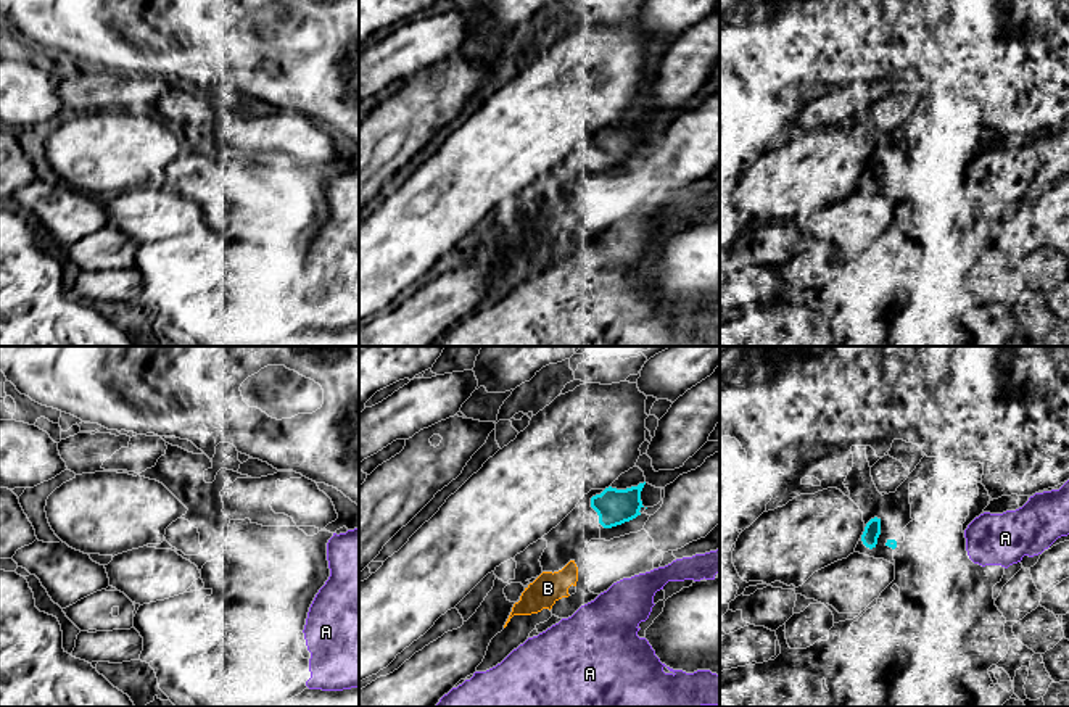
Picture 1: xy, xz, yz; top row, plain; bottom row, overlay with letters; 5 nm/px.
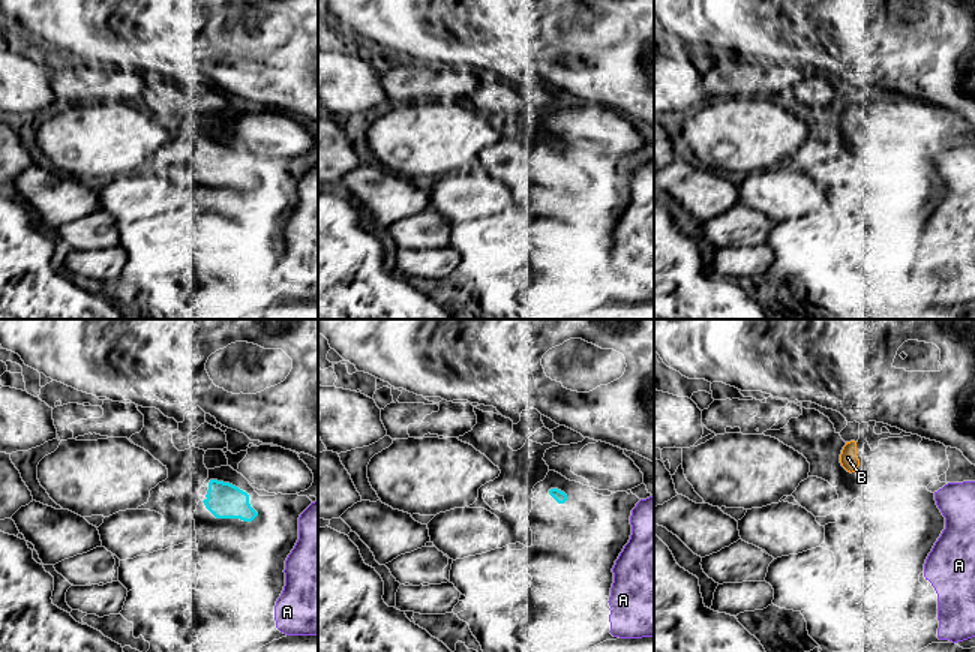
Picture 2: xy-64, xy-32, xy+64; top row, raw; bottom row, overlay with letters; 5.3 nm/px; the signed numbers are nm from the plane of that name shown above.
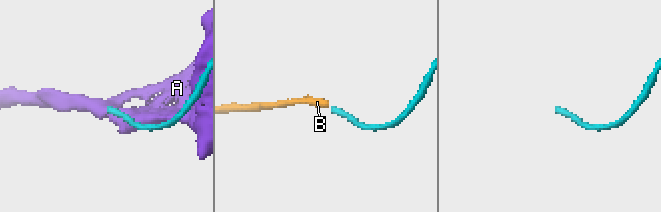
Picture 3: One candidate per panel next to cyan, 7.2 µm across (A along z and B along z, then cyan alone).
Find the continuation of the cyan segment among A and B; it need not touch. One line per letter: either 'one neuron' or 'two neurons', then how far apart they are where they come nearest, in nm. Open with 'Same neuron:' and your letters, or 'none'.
Same neuron: none
A: two neurons; gap 260 nm
B: two neurons; gap 220 nm

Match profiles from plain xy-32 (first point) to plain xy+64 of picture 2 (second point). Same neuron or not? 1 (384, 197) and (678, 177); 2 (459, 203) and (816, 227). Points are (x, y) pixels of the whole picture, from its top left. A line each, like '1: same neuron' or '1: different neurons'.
1: same neuron
2: different neurons

